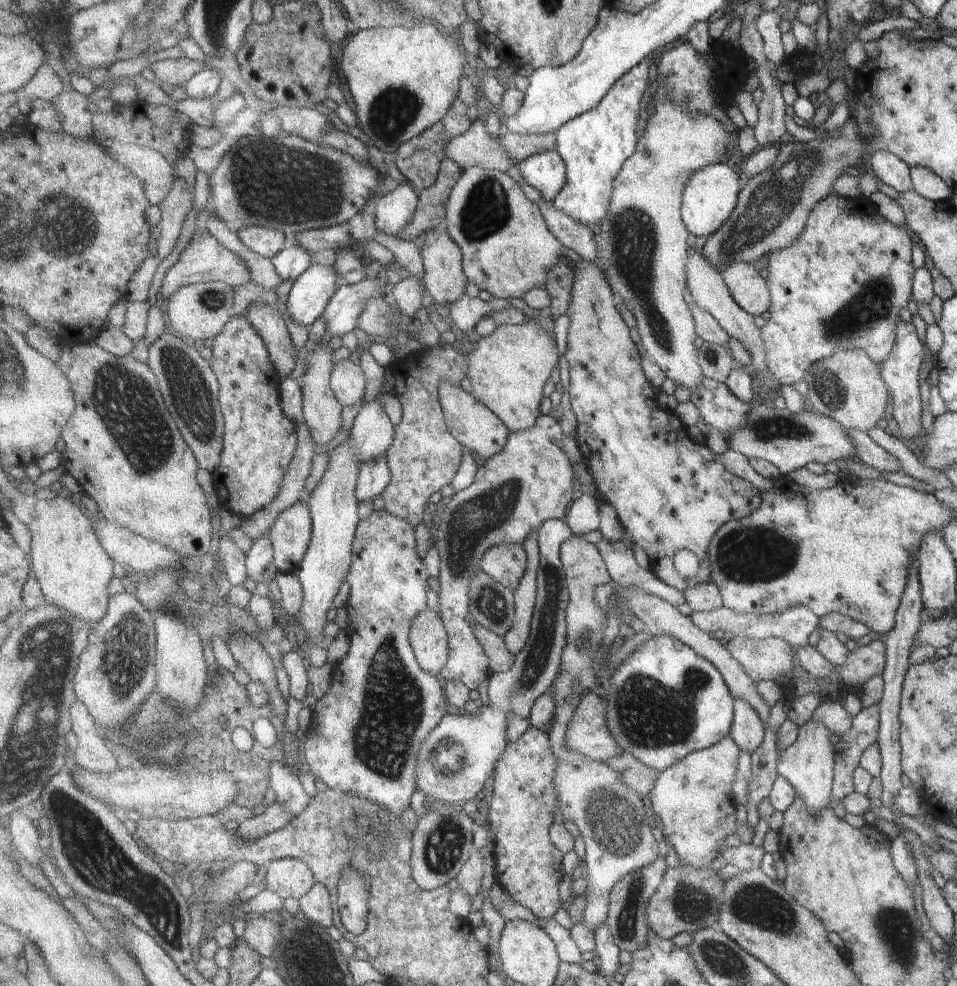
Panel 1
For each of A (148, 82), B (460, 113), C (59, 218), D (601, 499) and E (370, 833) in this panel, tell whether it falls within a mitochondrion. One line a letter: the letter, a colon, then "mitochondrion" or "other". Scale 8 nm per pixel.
A: other
B: other
C: mitochondrion
D: other
E: mitochondrion

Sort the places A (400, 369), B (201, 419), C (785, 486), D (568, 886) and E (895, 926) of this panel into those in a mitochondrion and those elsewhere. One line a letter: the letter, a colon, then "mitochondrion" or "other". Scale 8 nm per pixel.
A: other
B: mitochondrion
C: other
D: other
E: mitochondrion

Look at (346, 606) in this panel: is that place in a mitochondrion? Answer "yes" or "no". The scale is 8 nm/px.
no

